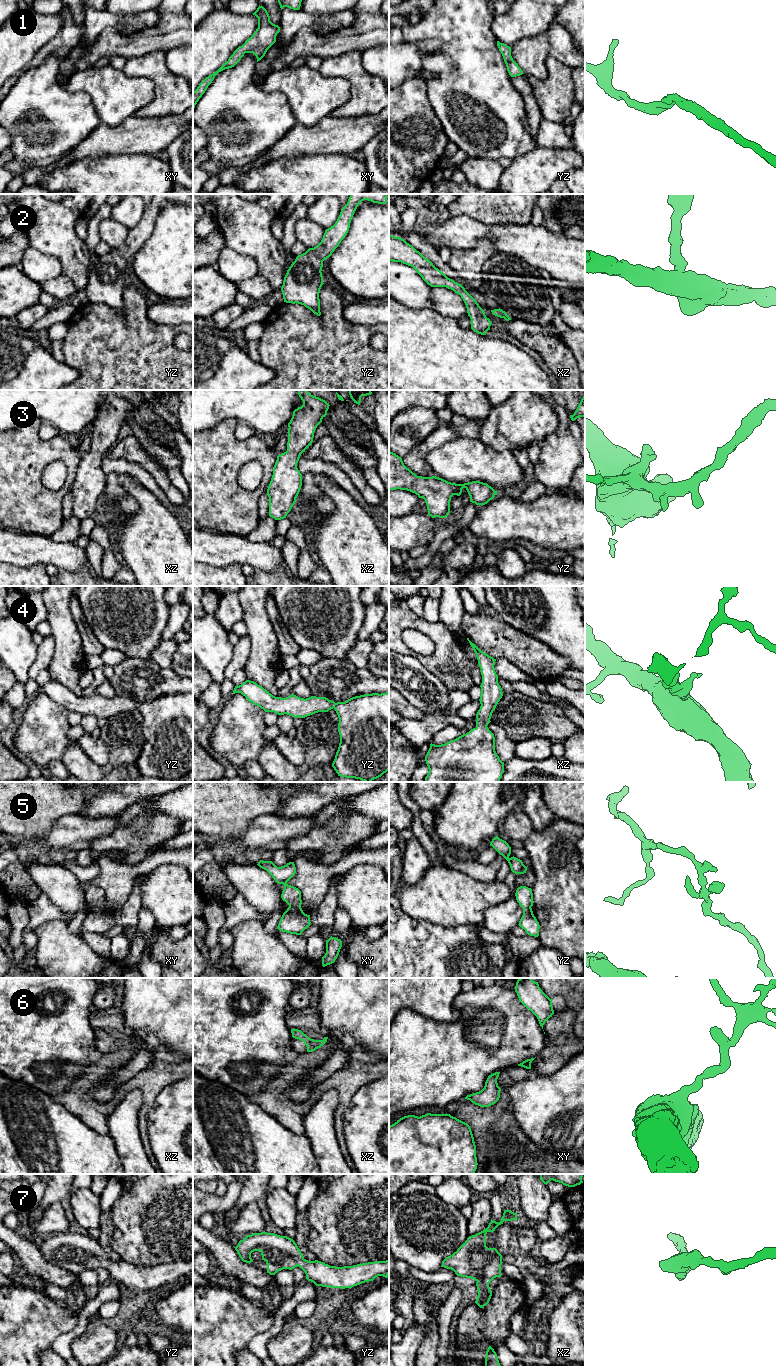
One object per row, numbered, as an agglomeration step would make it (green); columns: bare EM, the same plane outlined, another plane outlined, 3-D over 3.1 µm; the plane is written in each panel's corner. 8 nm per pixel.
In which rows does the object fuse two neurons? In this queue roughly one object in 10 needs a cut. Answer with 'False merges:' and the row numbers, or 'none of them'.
False merges: none of them

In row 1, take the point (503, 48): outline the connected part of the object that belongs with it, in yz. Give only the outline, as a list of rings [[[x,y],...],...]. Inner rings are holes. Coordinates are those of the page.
[[[497,41],[497,46],[503,56],[509,75],[511,77],[516,77],[524,74],[521,68],[518,66],[518,64],[513,60],[511,56],[511,47],[507,46],[504,43],[500,43],[499,41]]]

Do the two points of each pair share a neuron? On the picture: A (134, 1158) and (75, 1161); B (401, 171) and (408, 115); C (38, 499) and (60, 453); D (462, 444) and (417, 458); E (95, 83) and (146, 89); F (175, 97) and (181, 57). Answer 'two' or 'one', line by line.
A: two
B: one
C: one
D: two
E: one
F: two

